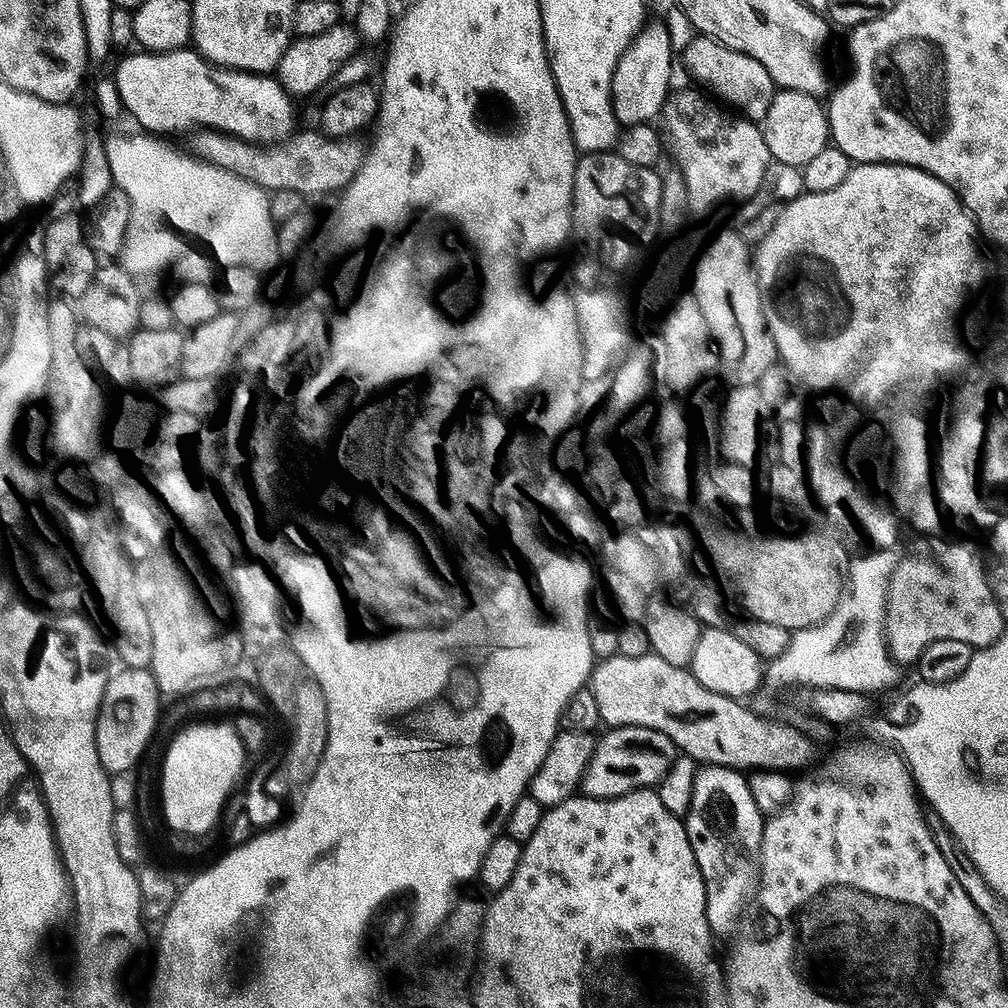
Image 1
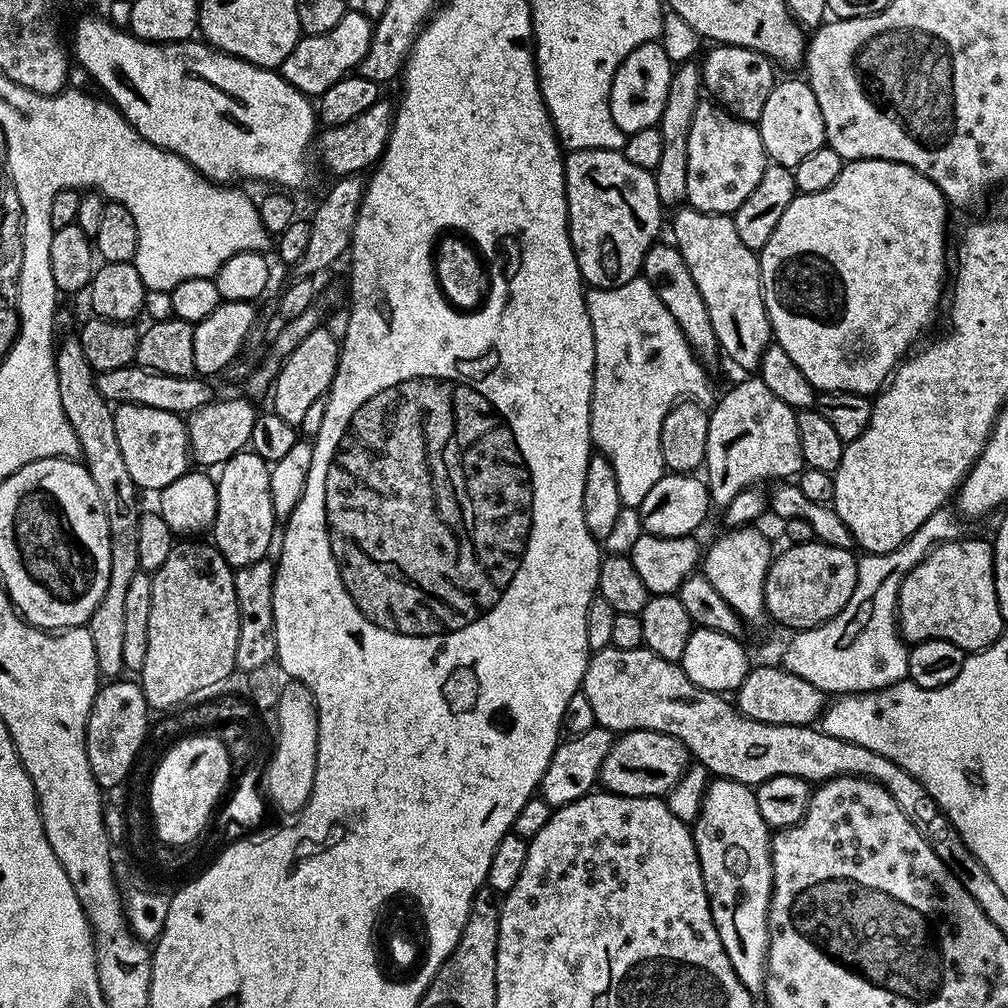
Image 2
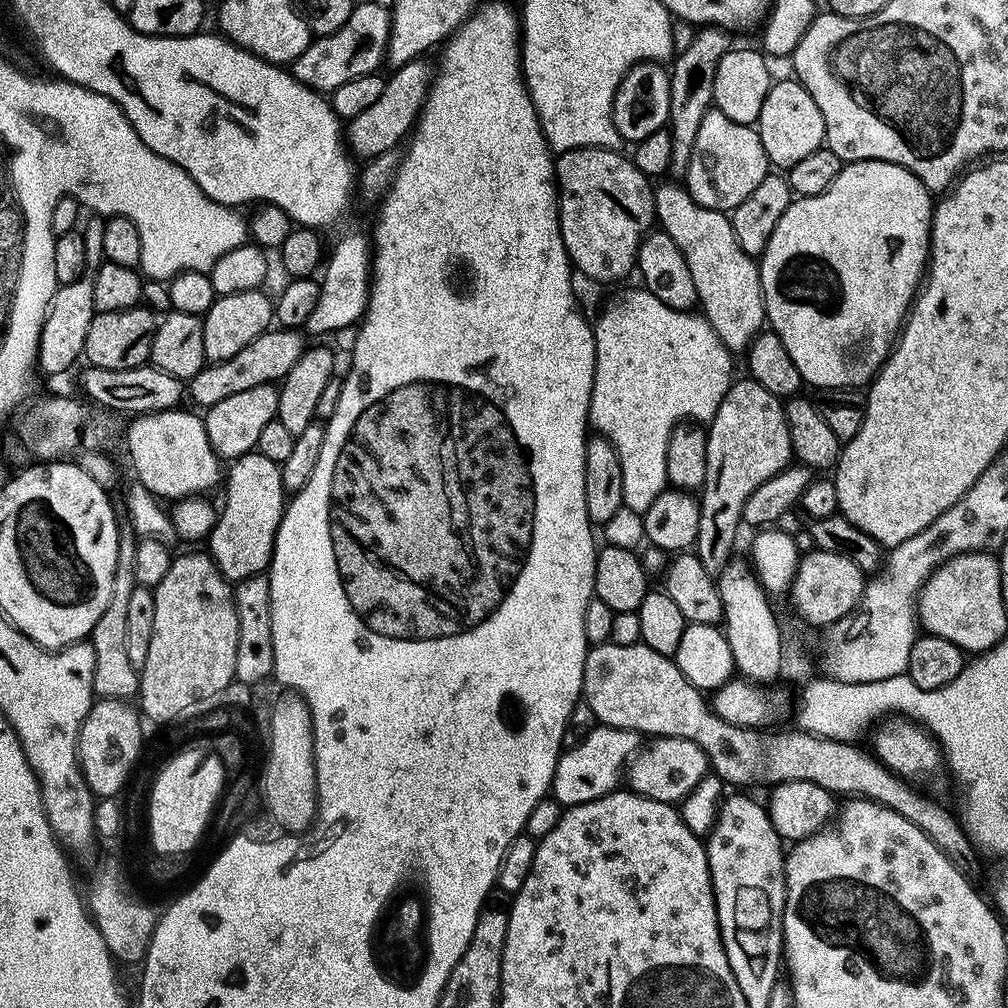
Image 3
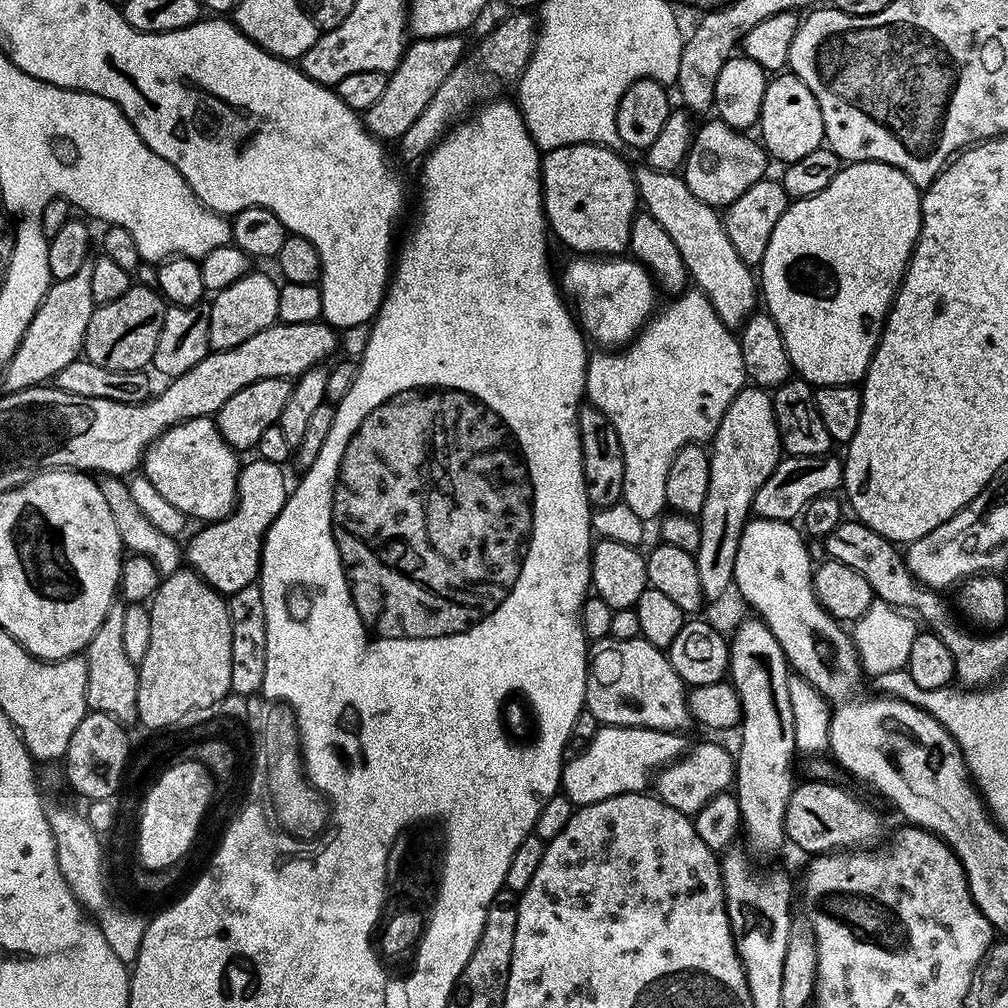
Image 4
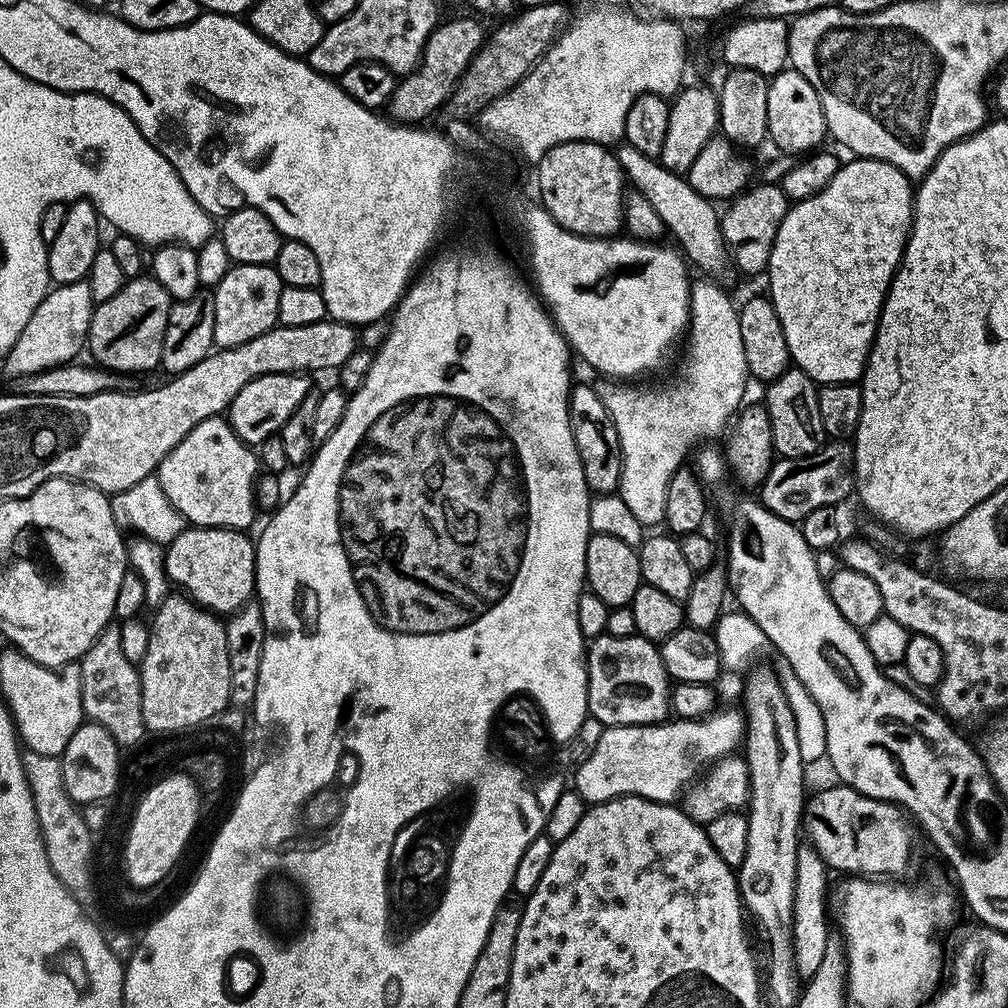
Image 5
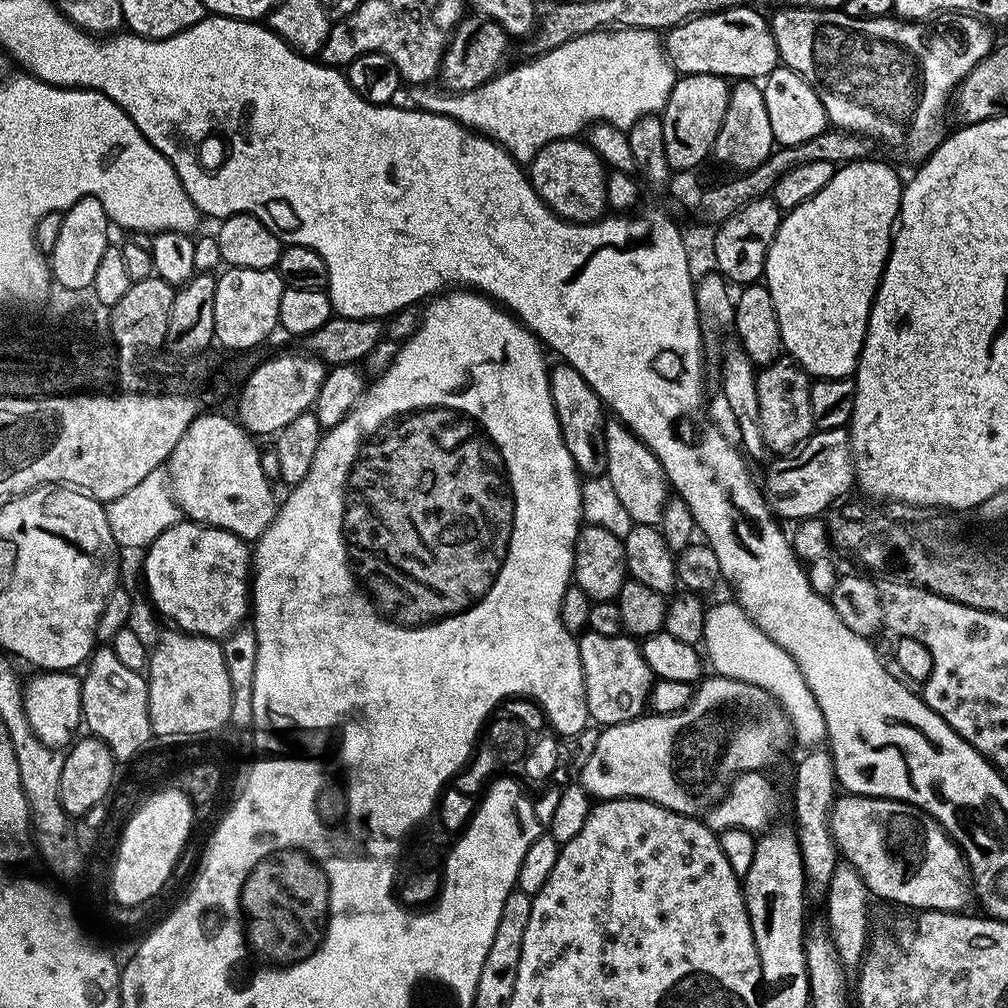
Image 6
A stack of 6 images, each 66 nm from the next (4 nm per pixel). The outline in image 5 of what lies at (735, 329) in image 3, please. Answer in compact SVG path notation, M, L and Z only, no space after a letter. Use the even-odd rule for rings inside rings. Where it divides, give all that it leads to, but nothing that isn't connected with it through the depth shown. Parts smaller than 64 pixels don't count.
M627 142L621 143L615 153L627 183L635 191L646 194L646 202L650 202L658 218L662 218L667 235L677 240L675 243L685 261L693 269L701 268L704 274L716 274L712 272L720 272L724 267L727 269L730 264L728 246L720 233L720 216L712 209L715 208L713 201L695 192L681 173L666 170L659 159L642 154L642 150L634 150L634 146Z

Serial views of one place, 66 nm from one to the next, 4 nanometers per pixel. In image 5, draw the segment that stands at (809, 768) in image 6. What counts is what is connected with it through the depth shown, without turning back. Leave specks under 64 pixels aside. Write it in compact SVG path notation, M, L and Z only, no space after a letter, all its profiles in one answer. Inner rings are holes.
M804 846L796 853L794 866L794 914L792 915L792 949L796 971L807 978L815 974L818 966L822 966L822 958L826 954L826 946L830 939L828 918L830 912L826 906L830 904L830 869L826 861L811 846Z

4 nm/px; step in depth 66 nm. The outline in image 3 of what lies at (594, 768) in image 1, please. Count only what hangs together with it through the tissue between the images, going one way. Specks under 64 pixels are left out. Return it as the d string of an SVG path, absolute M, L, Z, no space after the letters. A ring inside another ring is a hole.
M657 736L648 745L637 747L626 764L626 784L640 796L649 796L663 804L679 805L684 797L696 789L700 780L709 775L708 756L694 742L686 738Z

